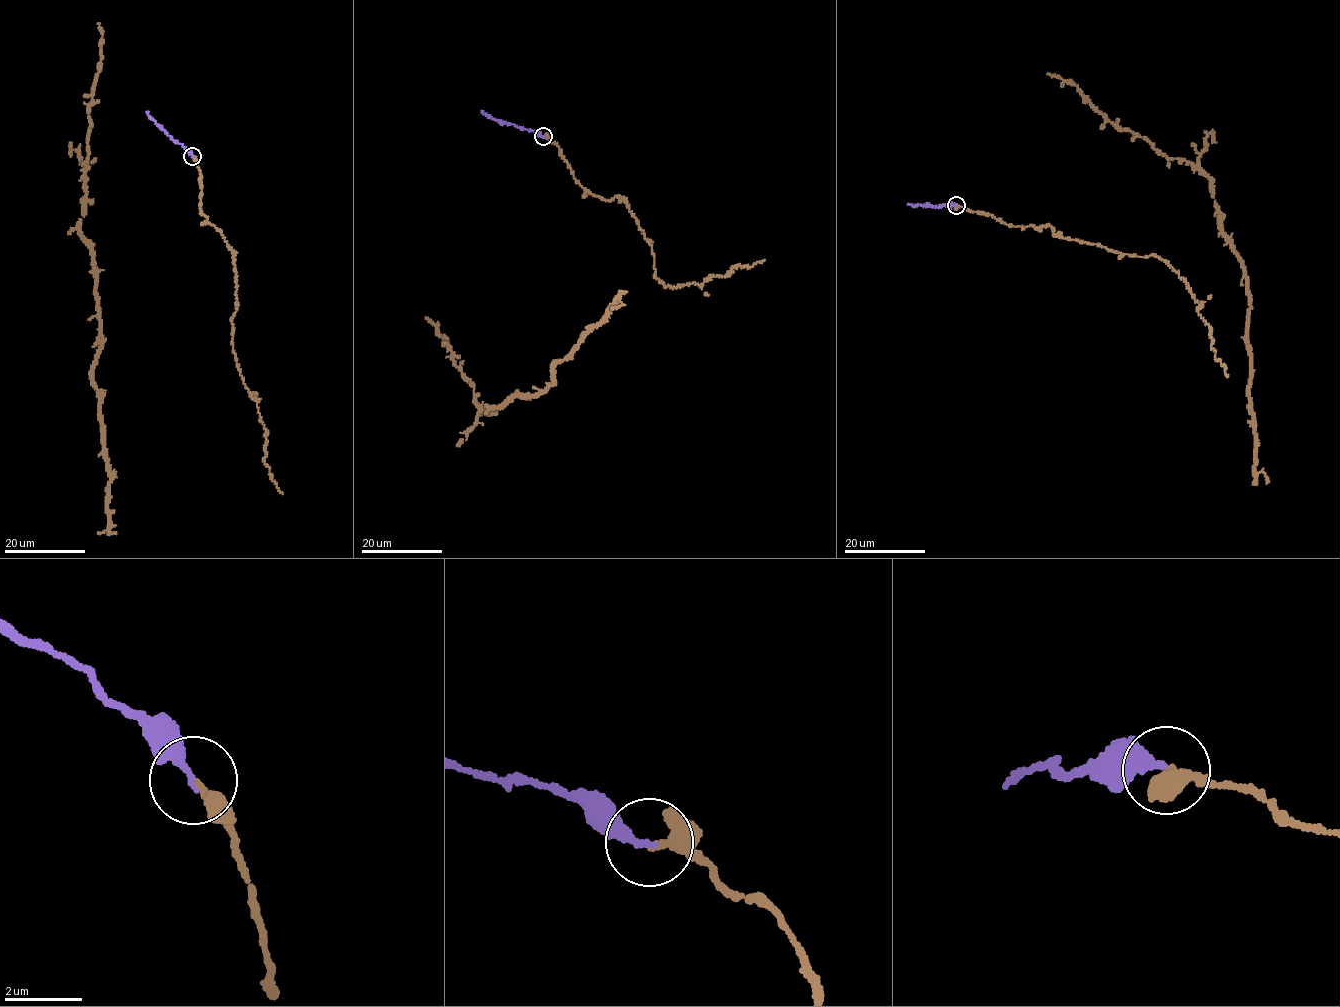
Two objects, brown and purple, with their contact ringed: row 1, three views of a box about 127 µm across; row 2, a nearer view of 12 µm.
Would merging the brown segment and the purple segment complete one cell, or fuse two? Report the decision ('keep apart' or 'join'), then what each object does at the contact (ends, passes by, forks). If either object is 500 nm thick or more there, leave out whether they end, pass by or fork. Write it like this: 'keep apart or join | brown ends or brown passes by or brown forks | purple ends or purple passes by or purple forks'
join | brown ends | purple ends

